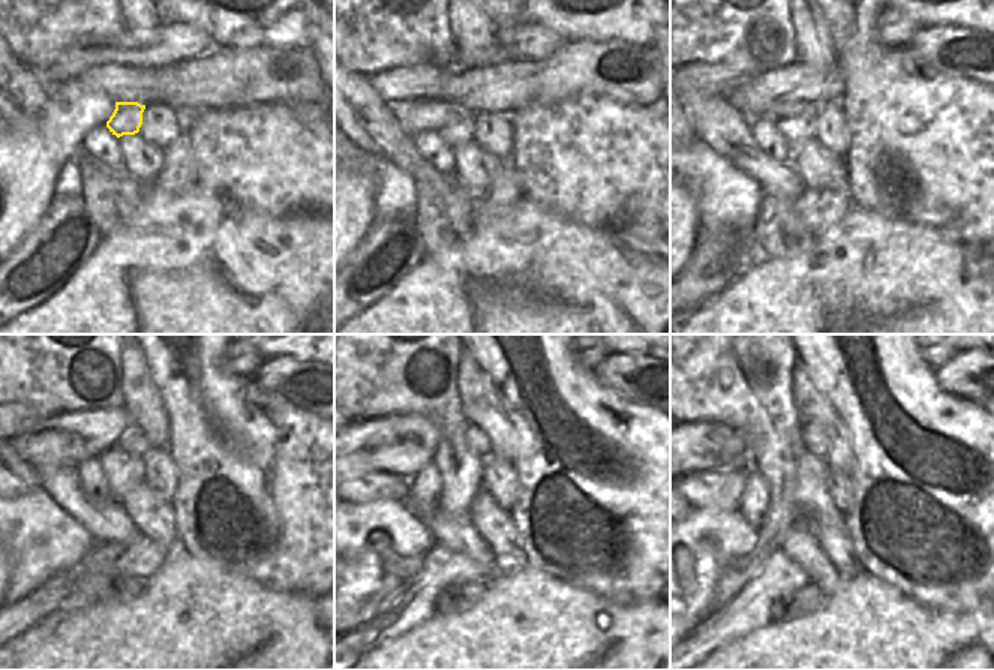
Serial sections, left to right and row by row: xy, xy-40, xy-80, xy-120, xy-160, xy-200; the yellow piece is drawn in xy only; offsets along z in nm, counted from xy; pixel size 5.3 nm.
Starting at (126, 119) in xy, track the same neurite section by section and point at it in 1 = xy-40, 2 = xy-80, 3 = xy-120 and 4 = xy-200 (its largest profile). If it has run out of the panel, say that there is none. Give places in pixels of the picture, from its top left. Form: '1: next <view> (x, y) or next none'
1: next xy-40 (459, 131)
2: next xy-80 (792, 129)
3: next xy-120 (113, 463)
4: next xy-200 (778, 454)

